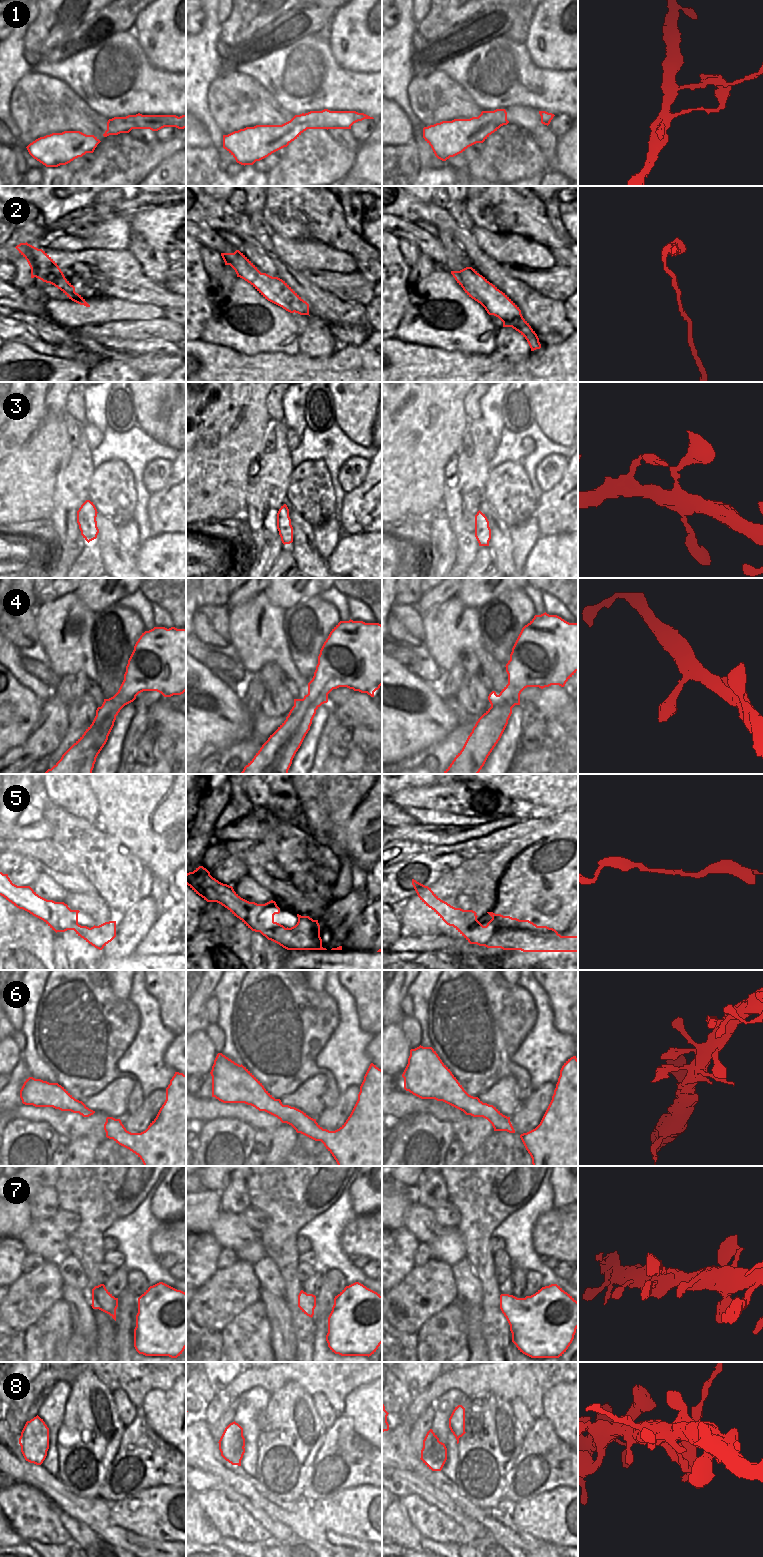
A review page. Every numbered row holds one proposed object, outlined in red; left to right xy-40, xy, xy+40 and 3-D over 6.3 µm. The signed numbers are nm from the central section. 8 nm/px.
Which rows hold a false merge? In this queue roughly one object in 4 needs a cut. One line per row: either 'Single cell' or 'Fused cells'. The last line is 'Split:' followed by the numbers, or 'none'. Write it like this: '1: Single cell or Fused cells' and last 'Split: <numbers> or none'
1: Fused cells
2: Single cell
3: Single cell
4: Single cell
5: Single cell
6: Single cell
7: Single cell
8: Fused cells
Split: 1, 8.

